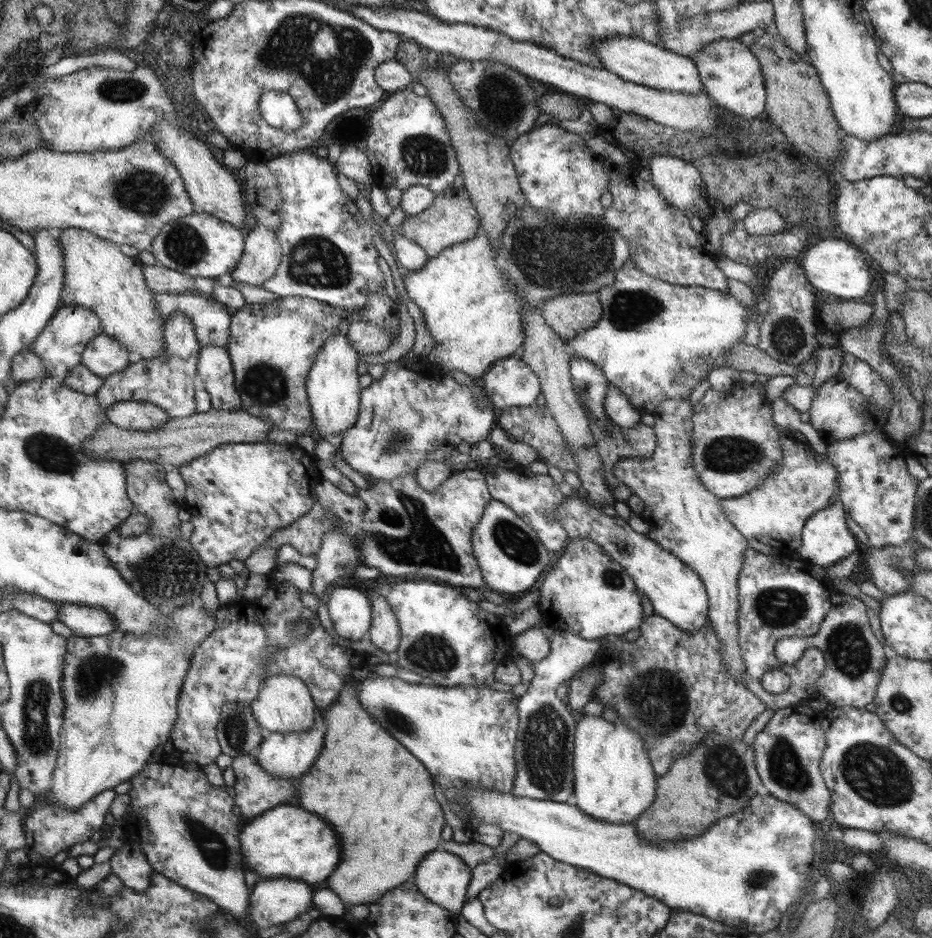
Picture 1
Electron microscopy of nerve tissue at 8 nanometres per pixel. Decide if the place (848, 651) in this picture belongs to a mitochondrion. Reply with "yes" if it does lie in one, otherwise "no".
yes

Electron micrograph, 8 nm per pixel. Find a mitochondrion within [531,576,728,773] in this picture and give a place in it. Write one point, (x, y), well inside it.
(670, 693)

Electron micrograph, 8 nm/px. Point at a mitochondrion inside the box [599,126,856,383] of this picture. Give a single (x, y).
(631, 309)

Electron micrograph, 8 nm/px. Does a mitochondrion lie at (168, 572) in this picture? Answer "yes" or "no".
yes

